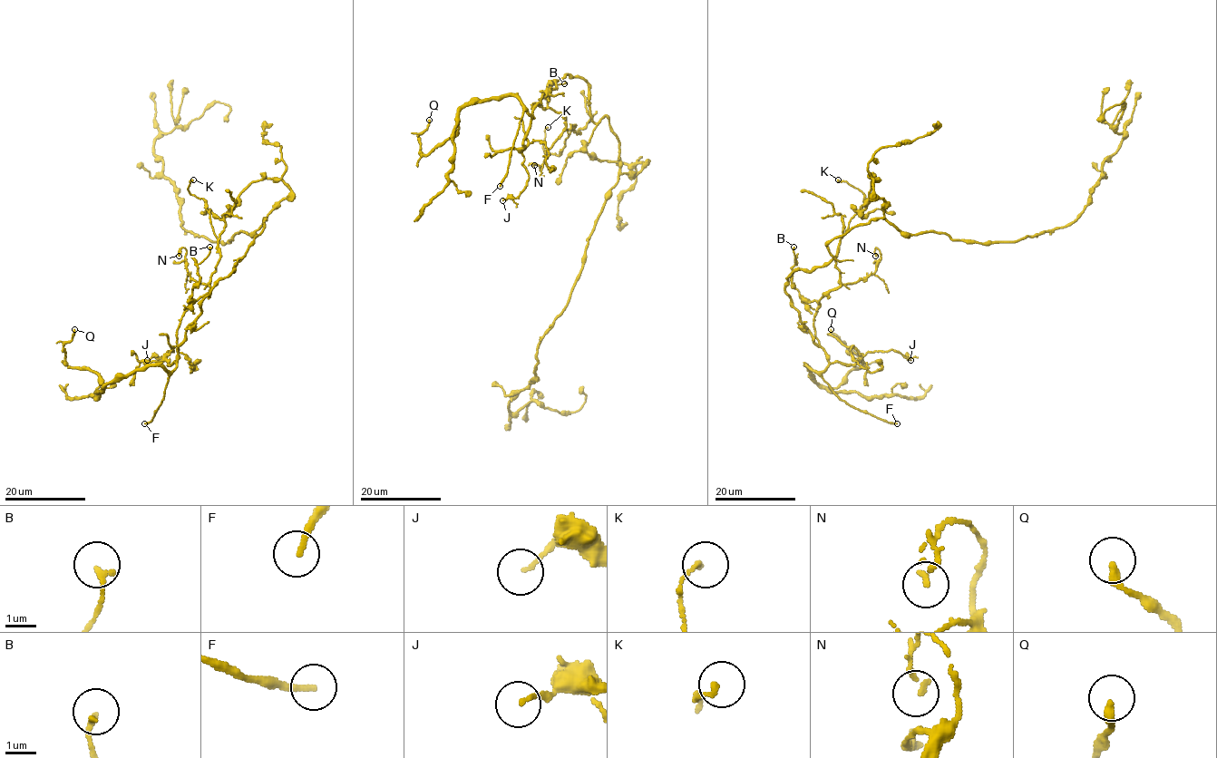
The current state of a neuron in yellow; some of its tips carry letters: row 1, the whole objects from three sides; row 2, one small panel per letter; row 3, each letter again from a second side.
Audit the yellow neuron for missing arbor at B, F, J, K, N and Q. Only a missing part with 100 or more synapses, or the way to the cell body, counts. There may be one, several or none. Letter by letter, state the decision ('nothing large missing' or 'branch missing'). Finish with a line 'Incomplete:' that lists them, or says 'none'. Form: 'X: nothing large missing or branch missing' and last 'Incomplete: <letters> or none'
B: nothing large missing
F: branch missing
J: nothing large missing
K: nothing large missing
N: nothing large missing
Q: nothing large missing
Incomplete: F

